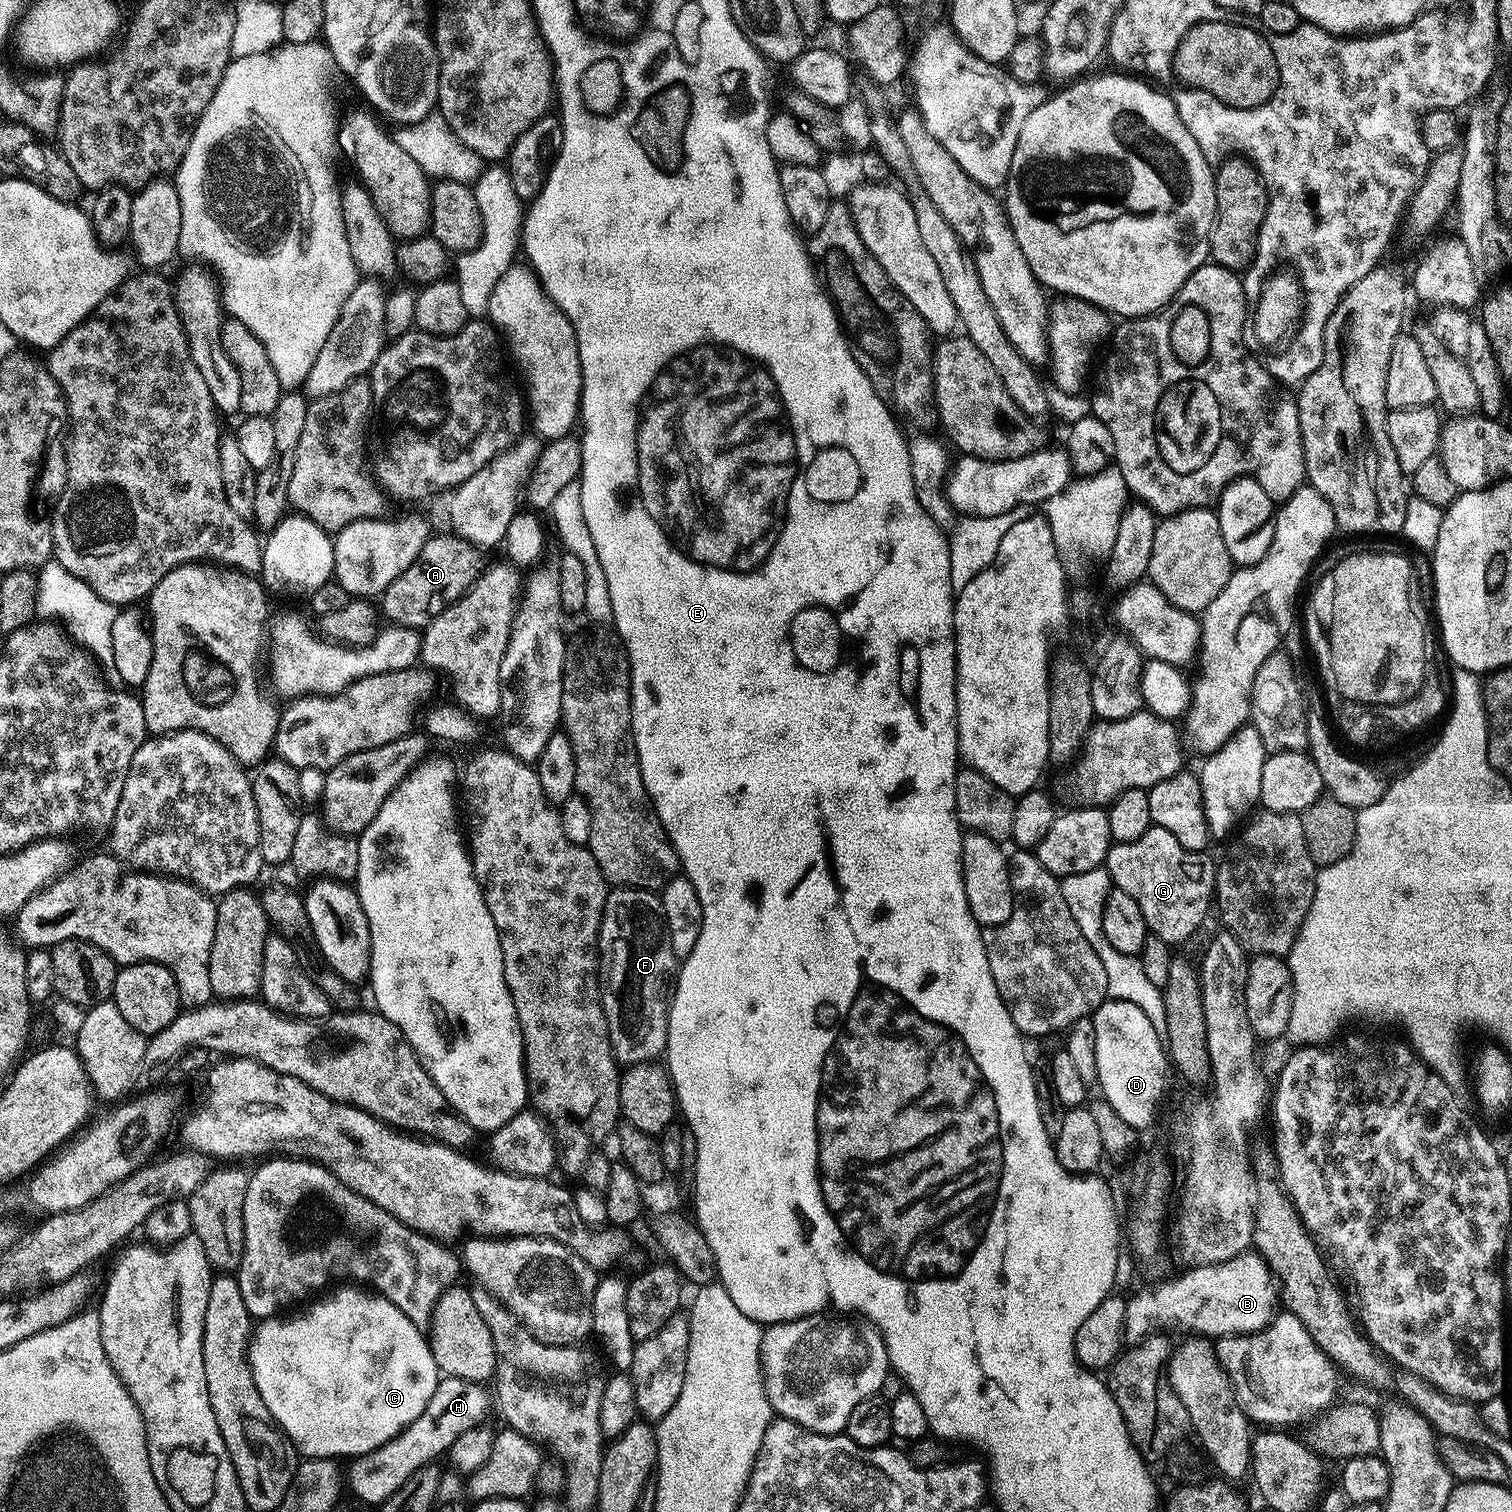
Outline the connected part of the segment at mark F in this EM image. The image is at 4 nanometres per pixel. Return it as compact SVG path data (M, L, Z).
M613 887L604 903L598 937L598 968L602 973L602 999L617 1065L647 1064L665 1055L668 1047L668 1005L678 975L678 961L670 946L664 907L655 891Z

